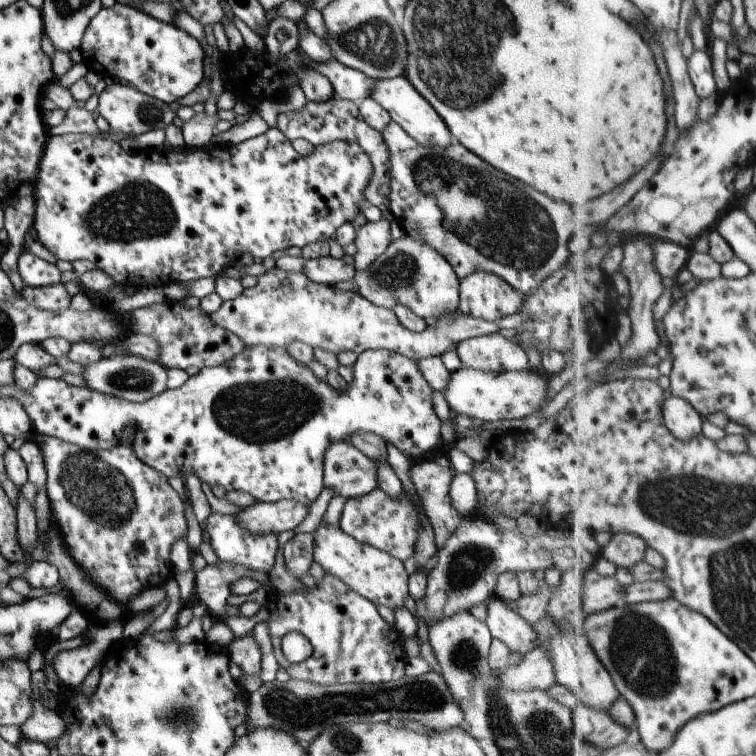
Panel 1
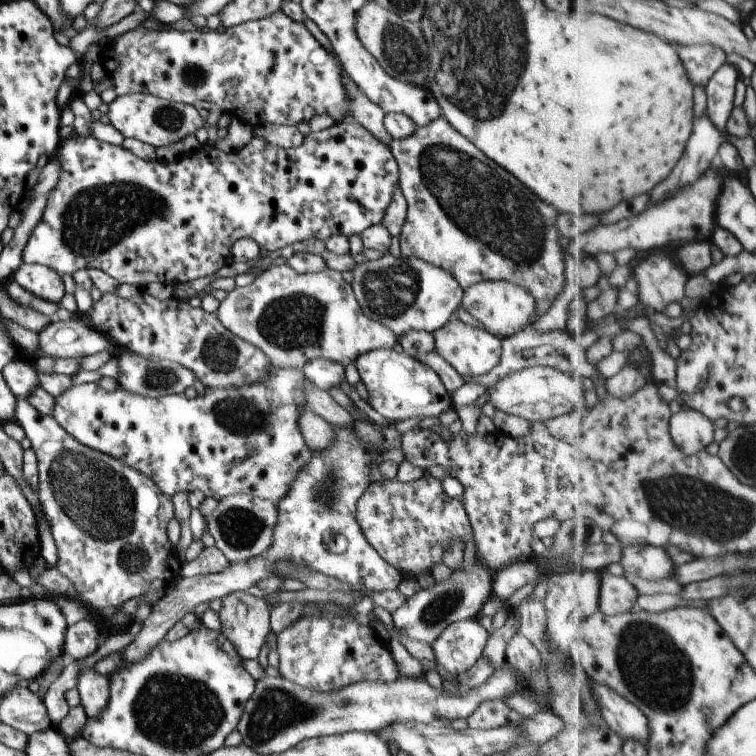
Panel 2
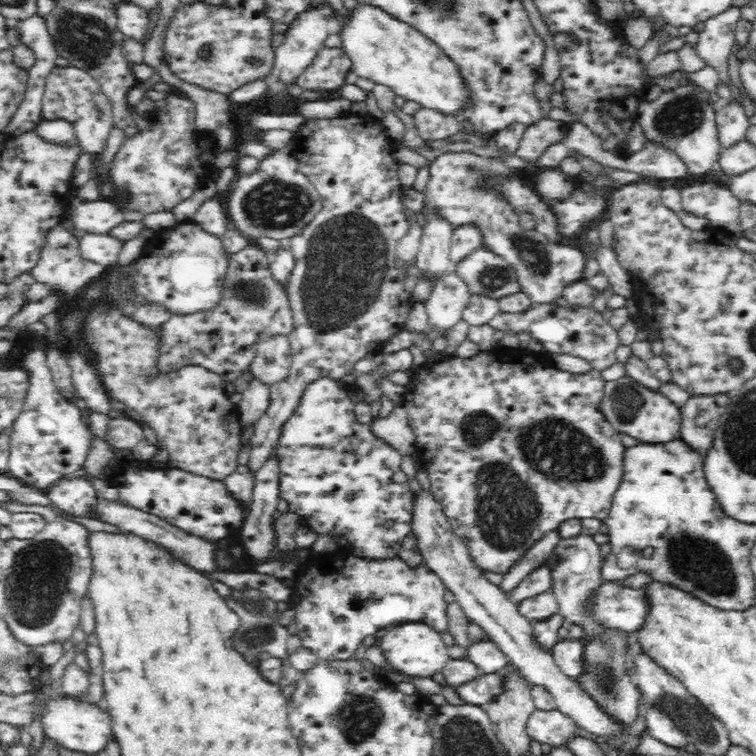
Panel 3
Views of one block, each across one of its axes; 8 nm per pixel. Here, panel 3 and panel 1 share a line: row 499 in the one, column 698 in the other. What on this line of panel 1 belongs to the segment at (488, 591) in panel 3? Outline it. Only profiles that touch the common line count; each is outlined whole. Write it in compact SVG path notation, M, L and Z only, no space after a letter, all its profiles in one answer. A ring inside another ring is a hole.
M672 395L665 405L666 425L684 442L702 436L705 429L702 414L680 395Z

